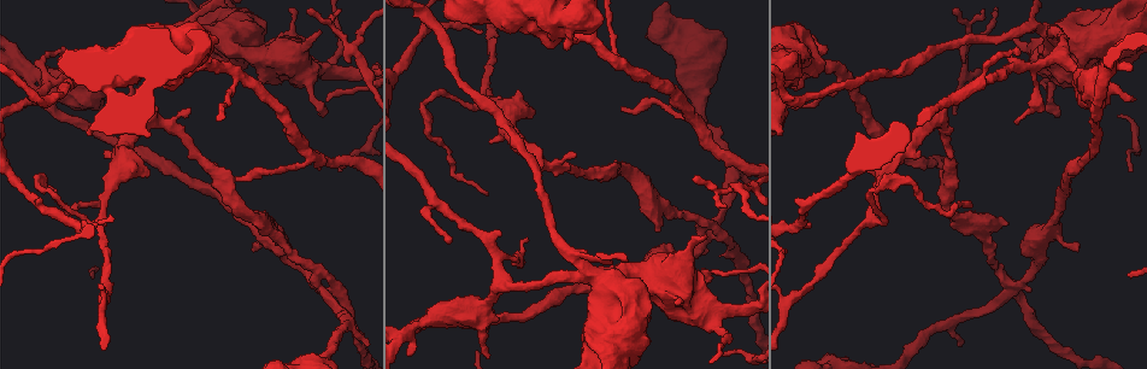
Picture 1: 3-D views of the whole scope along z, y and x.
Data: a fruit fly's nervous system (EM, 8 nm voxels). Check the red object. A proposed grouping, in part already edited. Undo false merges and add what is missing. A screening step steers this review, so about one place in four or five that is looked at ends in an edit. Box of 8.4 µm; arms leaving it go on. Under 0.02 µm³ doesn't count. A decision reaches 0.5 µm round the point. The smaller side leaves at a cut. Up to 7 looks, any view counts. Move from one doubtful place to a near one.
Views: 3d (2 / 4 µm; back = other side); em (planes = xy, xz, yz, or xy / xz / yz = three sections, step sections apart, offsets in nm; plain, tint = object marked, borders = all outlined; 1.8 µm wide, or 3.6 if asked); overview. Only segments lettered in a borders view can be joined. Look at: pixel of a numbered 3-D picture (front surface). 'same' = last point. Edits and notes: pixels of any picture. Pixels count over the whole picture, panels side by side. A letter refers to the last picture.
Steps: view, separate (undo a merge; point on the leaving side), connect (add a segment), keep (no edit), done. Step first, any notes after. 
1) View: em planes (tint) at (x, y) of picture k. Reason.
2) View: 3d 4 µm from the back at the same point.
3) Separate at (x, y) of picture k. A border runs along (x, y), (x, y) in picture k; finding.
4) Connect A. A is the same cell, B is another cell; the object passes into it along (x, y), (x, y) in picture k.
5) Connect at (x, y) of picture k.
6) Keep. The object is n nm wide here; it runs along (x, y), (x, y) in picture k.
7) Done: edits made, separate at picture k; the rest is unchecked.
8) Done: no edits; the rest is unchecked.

View: em planes (borders) at (707, 239) of picture 1. Sharp bend.

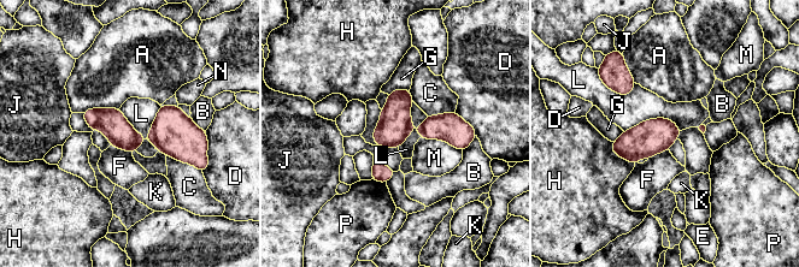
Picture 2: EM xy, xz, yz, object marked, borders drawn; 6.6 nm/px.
Separate at (92, 116) of picture 2. A, B, C, D, E, F, G, H, J, K, L, M, N and P are other cells; a second cell is stuck on.

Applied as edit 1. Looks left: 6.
View: 3d 4 µm at (1053, 39) of picture 1. Sudden change in width.

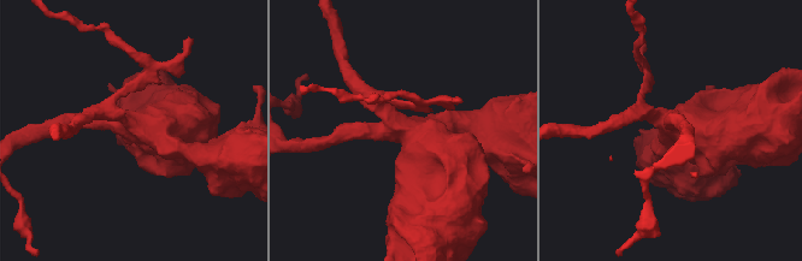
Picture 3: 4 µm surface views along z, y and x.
View: em planes (borders) at (675, 128) of picture 3. Now the EM.

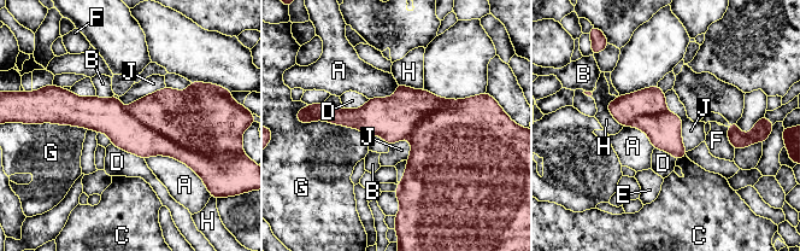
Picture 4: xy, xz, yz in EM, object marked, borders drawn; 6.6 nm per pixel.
Separate at (128, 134) of picture 4. The longest contact is with J, 420 nm; A, B, C, D, E, F, G, H and J are other cells; a border runs along (125, 109), (146, 126), (205, 155) in picture 4; a second cell is stuck on.

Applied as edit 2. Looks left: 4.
View: overview. Redraw.

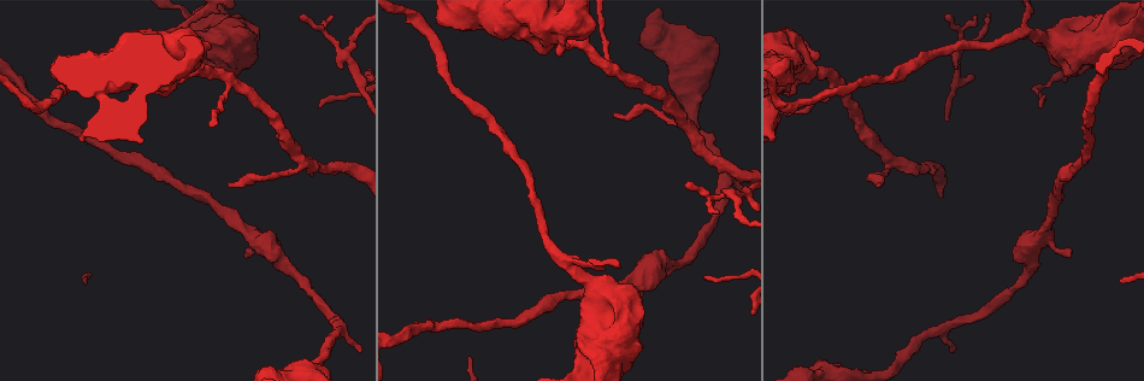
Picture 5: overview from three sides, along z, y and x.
View: 3d 4 µm at (554, 28) of picture 5. Abrupt turn.

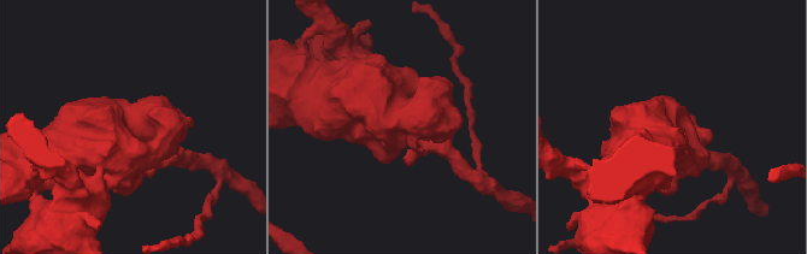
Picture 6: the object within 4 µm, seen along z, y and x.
View: em 3.6 µm planes (borders) at the same point.

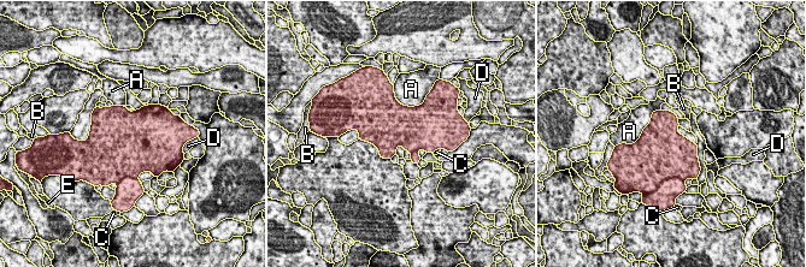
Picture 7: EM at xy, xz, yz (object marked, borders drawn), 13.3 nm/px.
Separate at (415, 156) of picture 7. A, B, C, D and E are other cells; a border runs along (416, 150), (411, 153) in picture 7; two cells meet here.

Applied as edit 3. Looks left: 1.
Done: edits made, separate at picture 2, separate at picture 4, separate at picture 7; the rest is unchecked.

